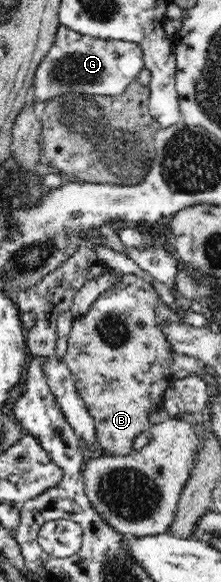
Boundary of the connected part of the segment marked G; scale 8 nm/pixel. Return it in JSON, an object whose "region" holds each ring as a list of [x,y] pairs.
{"region":[[[60,24],[52,47],[35,71],[31,88],[33,103],[37,110],[43,110],[56,97],[70,94],[122,96],[144,68],[142,48],[138,44],[85,36]]]}

